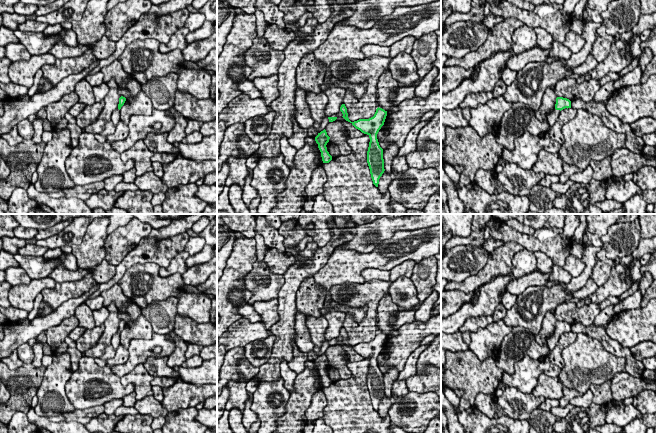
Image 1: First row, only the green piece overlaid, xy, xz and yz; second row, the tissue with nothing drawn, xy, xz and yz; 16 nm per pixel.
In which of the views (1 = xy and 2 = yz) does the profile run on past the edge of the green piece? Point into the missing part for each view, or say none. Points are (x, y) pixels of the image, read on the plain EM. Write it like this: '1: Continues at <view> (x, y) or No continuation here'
1: No continuation here
2: Continues at yz (552, 341)

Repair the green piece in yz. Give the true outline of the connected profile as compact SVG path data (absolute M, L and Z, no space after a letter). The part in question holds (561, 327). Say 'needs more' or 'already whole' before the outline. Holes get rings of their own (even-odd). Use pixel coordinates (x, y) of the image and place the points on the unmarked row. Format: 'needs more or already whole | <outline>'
needs more | M557 321L556 322L556 328L555 328L555 333L553 334L552 337L548 338L547 343L549 346L549 354L552 352L552 350L556 347L558 344L560 335L565 333L565 332L571 332L571 325L567 322L563 321Z

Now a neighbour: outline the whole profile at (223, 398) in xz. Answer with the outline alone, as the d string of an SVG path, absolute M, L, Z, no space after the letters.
M227 384L223 387L221 395L217 398L217 422L222 417L226 402L229 398L229 389Z

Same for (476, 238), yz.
M473 214L472 230L468 237L453 236L444 246L441 258L455 246L472 245L481 247L484 244L484 231L486 223L490 221L492 214Z

